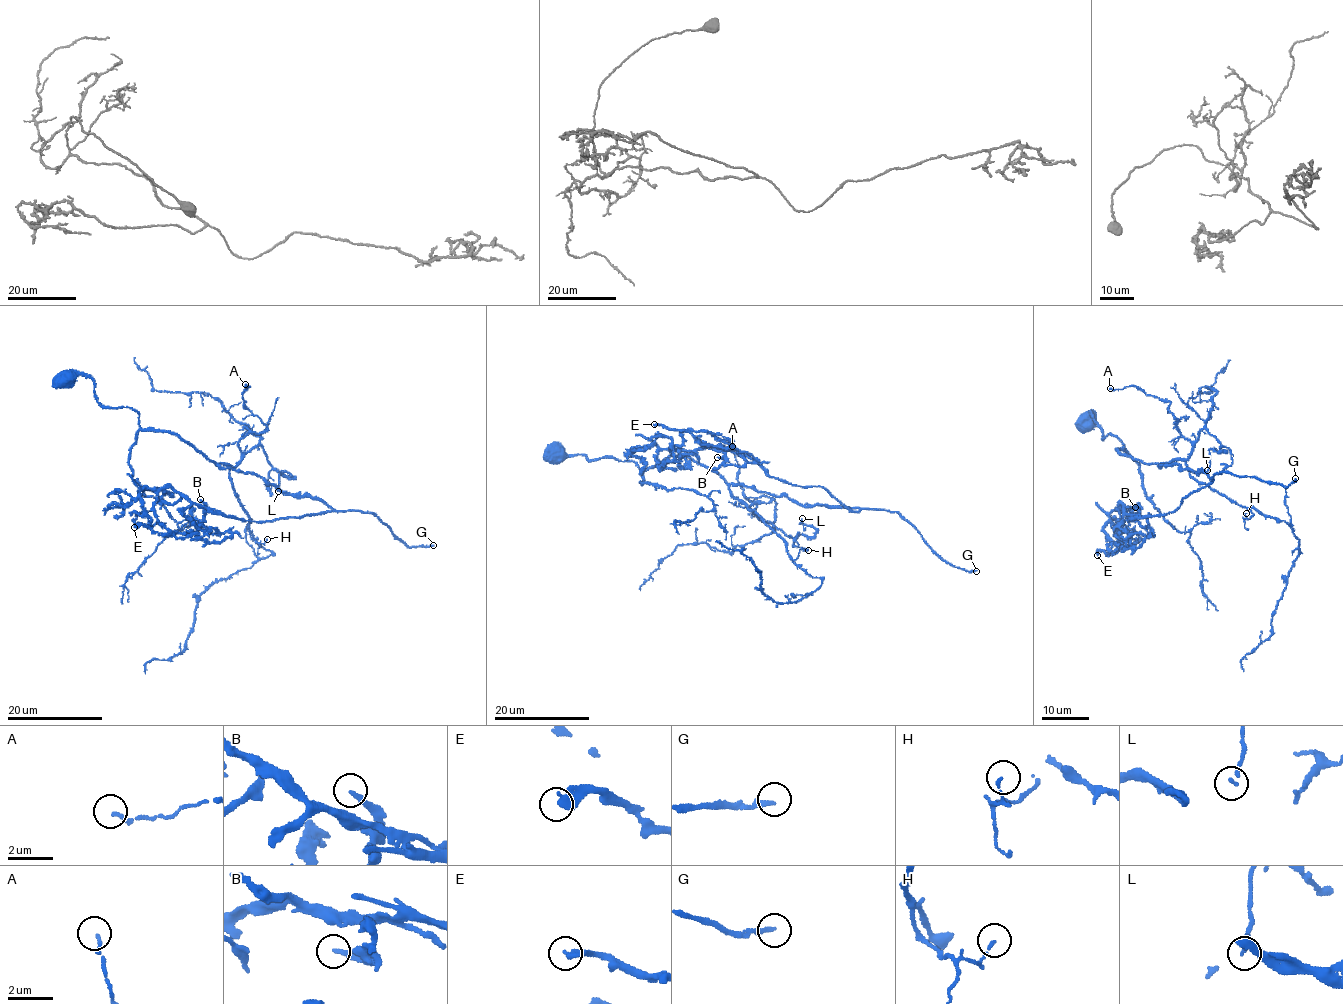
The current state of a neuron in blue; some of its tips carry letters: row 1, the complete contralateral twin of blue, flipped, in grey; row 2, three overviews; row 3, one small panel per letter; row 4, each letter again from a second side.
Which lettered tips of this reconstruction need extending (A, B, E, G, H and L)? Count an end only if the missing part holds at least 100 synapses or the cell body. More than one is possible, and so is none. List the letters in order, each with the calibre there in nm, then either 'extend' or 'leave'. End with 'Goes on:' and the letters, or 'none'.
A: 130 nm | leave
B: 220 nm | leave
E: 320 nm | leave
G: 220 nm | extend
H: 120 nm | leave
L: 110 nm | leave
Goes on: G

